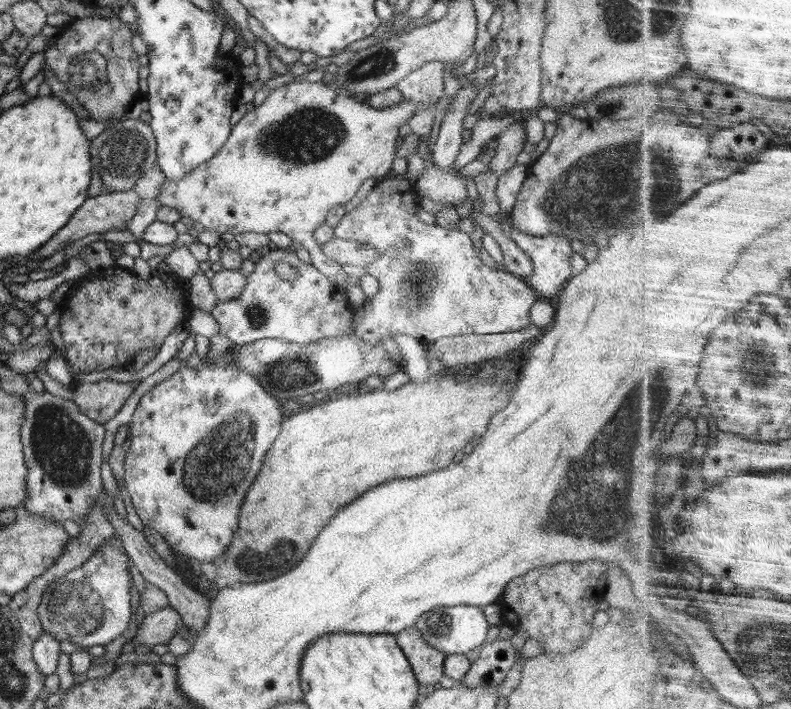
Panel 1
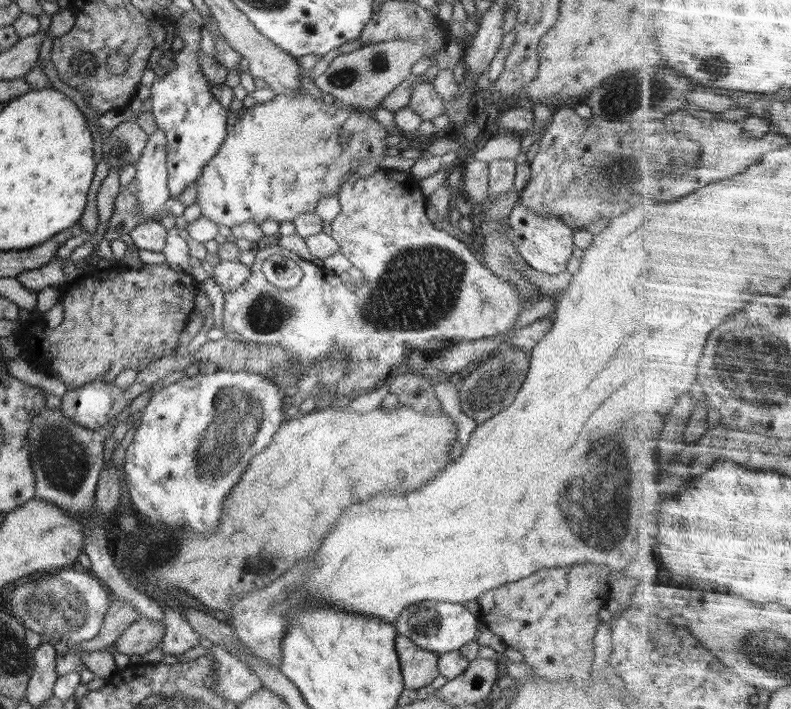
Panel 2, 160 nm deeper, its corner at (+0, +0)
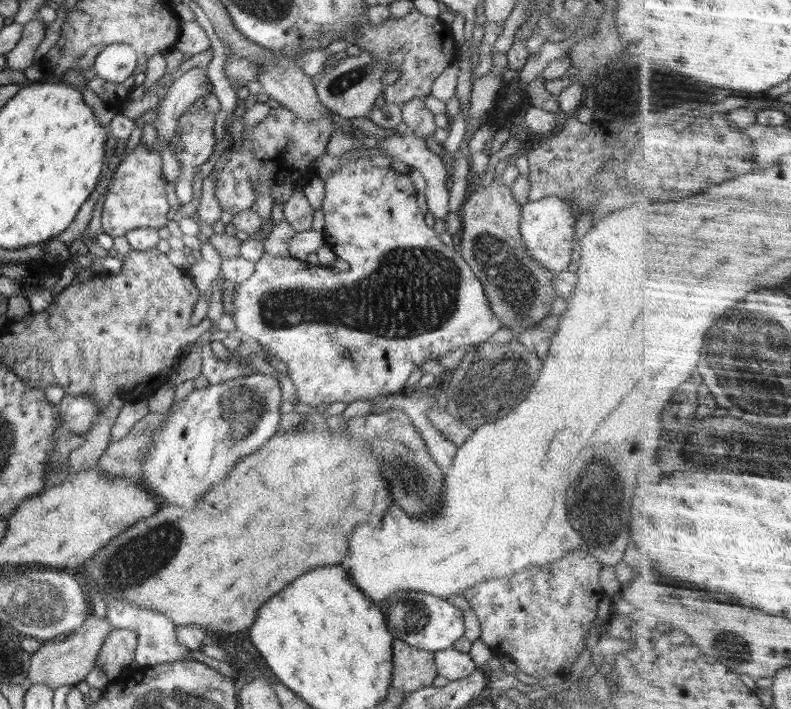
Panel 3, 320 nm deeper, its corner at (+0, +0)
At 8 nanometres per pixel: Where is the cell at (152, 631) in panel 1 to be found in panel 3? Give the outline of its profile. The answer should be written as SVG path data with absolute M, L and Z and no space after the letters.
M113 628L104 639L102 648L95 660L110 682L116 681L124 668L135 660L138 644L137 634L126 628Z

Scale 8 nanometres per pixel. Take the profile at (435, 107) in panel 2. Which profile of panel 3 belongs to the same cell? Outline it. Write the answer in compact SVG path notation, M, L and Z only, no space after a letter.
M414 98L409 102L400 104L400 107L405 130L411 131L422 139L434 134L437 128L434 124L435 114L425 107L424 100Z

